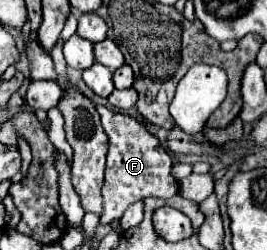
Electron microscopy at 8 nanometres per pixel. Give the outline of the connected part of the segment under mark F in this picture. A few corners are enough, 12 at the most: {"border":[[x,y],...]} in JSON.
{"border":[[96,105],[110,137],[100,223],[178,193],[172,159],[134,117]]}

